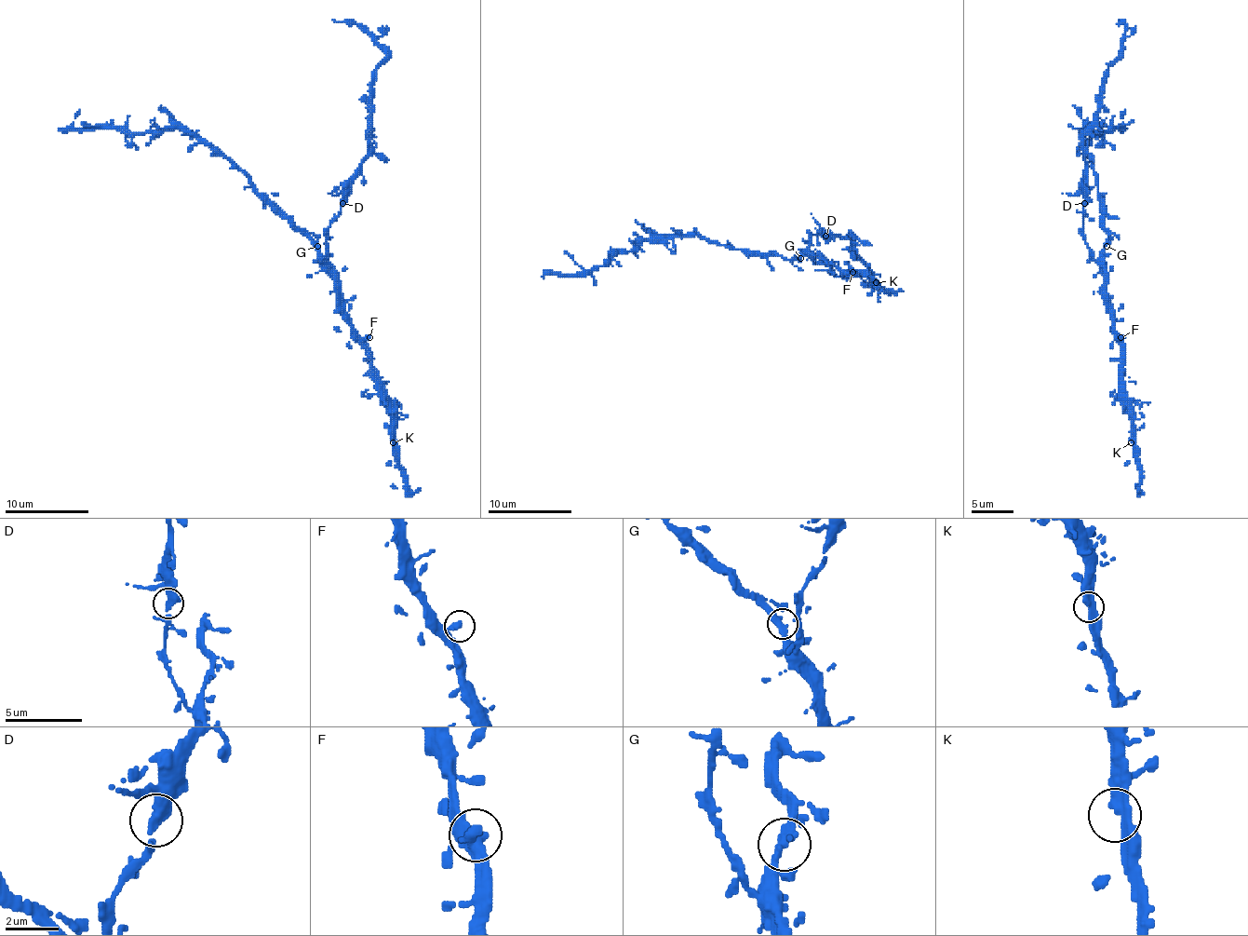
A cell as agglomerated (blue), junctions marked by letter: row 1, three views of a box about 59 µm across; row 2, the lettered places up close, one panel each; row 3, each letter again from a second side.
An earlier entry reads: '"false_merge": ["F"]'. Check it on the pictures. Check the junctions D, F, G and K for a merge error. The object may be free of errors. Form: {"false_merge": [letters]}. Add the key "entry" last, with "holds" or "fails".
{"false_merge": [], "entry": "fails"}

